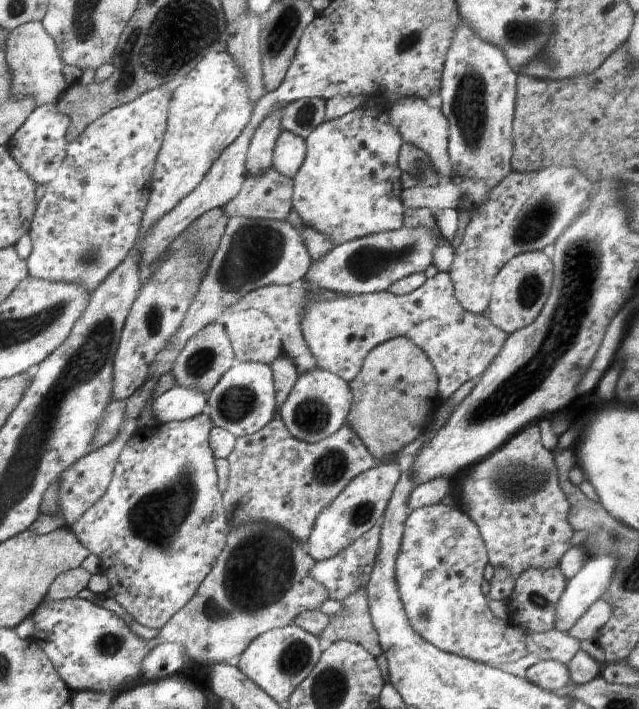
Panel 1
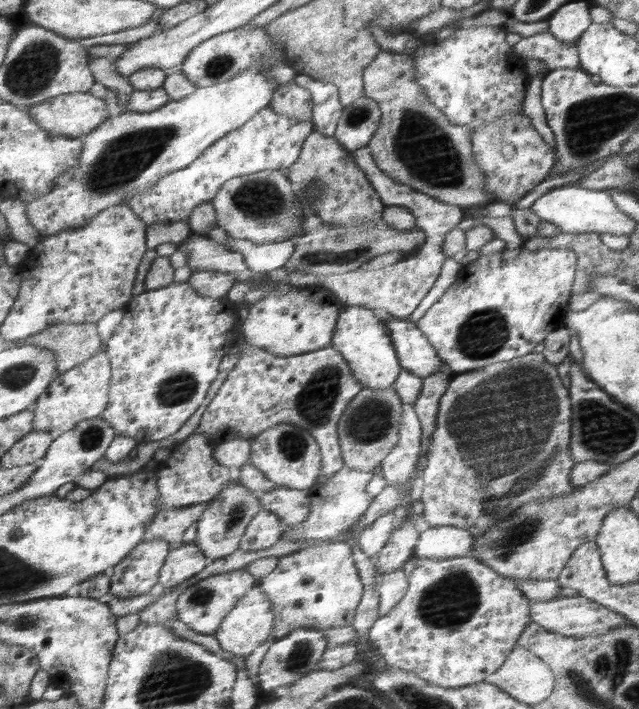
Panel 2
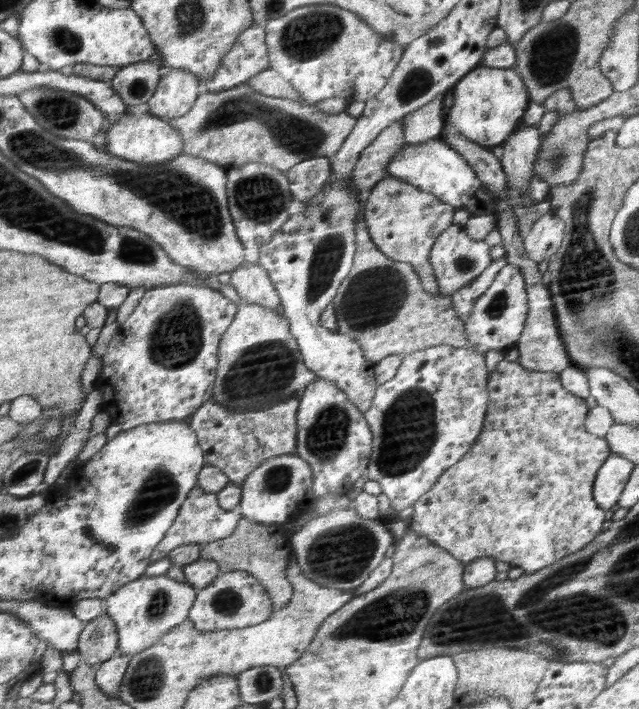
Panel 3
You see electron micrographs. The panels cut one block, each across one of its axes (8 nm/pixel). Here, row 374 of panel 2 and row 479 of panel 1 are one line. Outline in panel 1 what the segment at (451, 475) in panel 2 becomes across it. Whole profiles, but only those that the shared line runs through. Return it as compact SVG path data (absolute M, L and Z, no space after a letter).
M532 423L510 438L500 450L492 453L486 460L472 465L468 470L460 472L455 479L460 490L458 507L469 515L479 528L488 550L488 560L494 567L489 587L490 598L507 600L524 571L558 566L564 552L572 546L570 538L574 534L568 520L571 506L560 488L554 459L553 452L542 445L538 424Z

